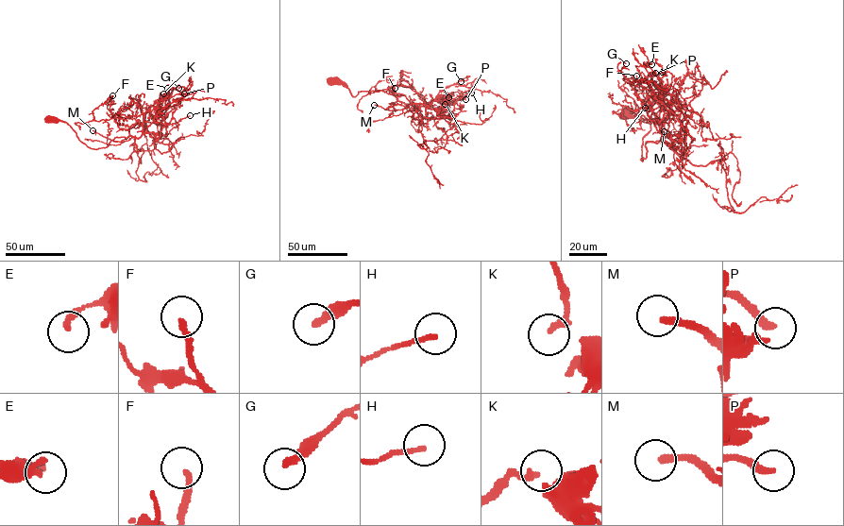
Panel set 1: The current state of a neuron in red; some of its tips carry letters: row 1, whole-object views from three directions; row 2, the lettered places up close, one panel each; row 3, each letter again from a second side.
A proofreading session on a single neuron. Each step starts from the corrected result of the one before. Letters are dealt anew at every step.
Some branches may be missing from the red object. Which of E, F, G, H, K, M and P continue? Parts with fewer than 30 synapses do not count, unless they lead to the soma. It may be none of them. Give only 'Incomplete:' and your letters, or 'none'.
Incomplete: F, M, P

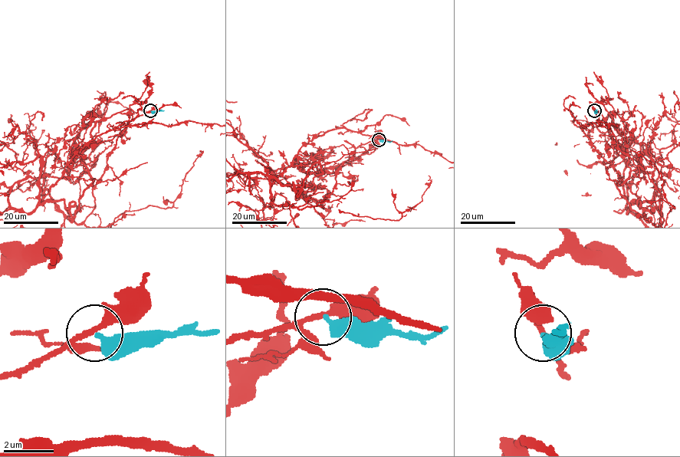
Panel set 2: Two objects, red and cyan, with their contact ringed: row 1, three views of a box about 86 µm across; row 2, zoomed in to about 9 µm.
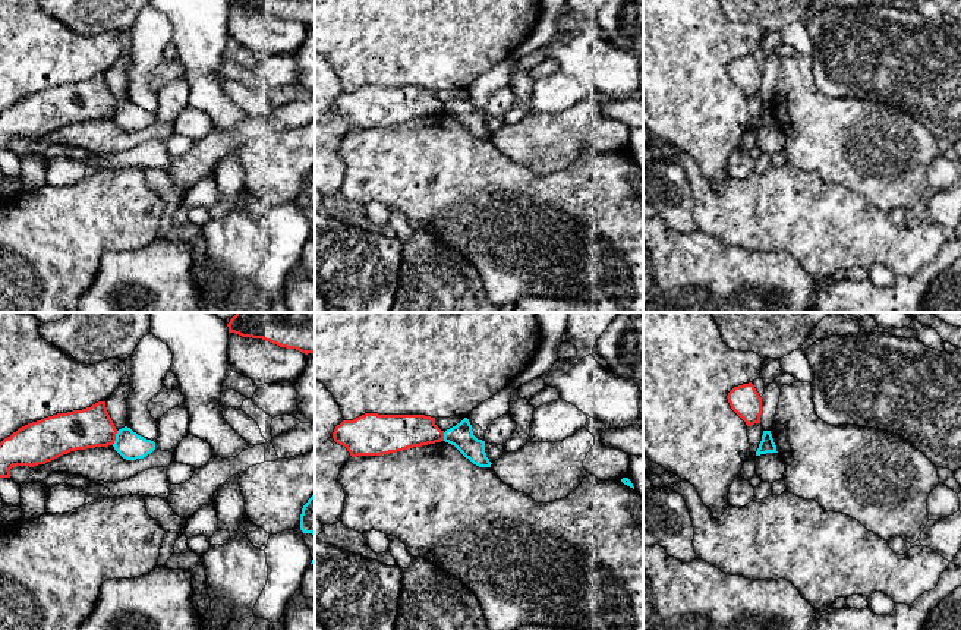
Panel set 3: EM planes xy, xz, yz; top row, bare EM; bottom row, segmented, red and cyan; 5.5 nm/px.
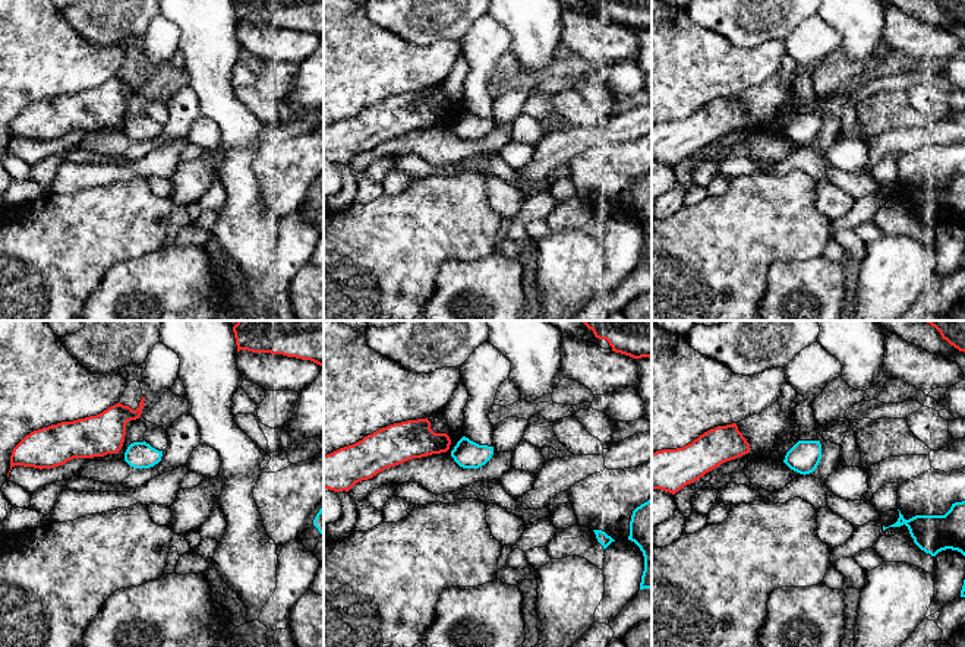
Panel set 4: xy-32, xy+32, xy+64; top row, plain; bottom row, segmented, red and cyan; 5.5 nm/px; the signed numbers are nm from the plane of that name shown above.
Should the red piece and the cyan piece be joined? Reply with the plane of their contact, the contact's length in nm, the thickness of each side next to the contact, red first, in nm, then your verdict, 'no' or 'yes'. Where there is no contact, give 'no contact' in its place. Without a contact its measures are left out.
meets red in xy; contact 90 nm long; 220 nm thick on the red side, 150 nm on the other; no

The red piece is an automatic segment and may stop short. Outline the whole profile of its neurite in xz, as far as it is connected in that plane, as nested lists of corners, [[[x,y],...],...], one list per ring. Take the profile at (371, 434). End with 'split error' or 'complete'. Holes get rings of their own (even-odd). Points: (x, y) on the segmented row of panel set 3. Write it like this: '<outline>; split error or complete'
[[[365,413],[335,426],[333,438],[352,457],[382,456],[444,441],[435,418]]]; complete

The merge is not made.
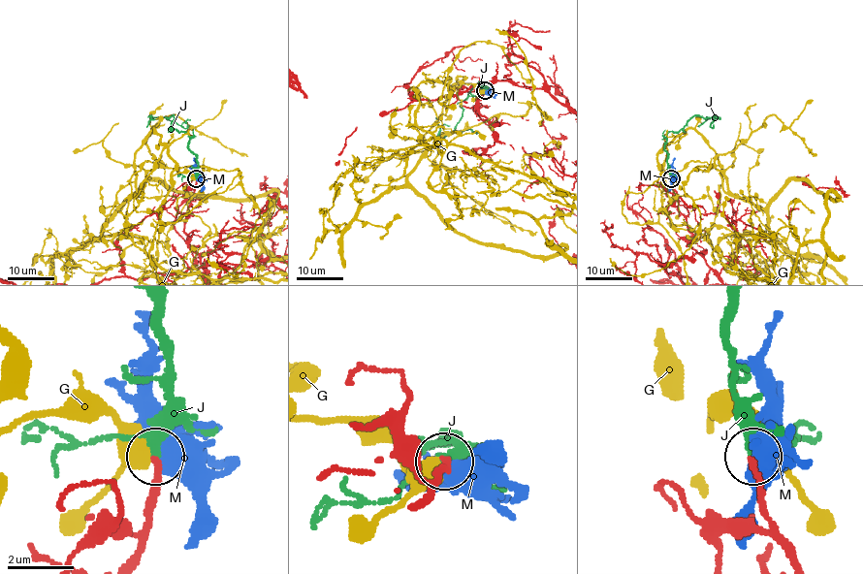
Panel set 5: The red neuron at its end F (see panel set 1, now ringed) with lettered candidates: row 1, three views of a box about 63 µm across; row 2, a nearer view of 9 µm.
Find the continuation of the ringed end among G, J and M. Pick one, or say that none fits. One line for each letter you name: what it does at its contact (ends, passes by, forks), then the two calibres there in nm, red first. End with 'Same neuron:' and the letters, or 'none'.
J: it passes by; calibres 220 and 240 nm
Same neuron: J

